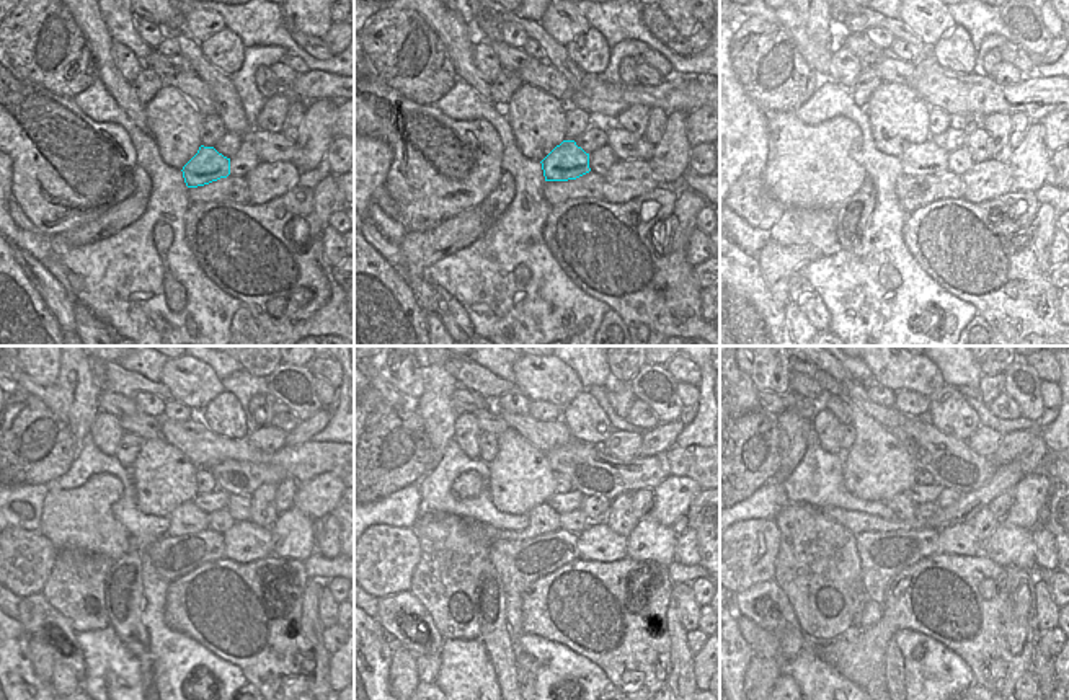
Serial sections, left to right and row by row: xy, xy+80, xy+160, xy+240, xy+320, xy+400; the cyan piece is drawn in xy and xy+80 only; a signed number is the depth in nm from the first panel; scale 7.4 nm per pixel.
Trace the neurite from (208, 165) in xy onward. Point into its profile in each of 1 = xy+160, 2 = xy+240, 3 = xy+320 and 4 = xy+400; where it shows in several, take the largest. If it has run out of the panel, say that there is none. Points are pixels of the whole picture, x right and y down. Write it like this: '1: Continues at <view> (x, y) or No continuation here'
1: Continues at xy+160 (927, 159)
2: Continues at xy+240 (186, 519)
3: Continues at xy+320 (549, 522)
4: Continues at xy+400 (901, 506)

